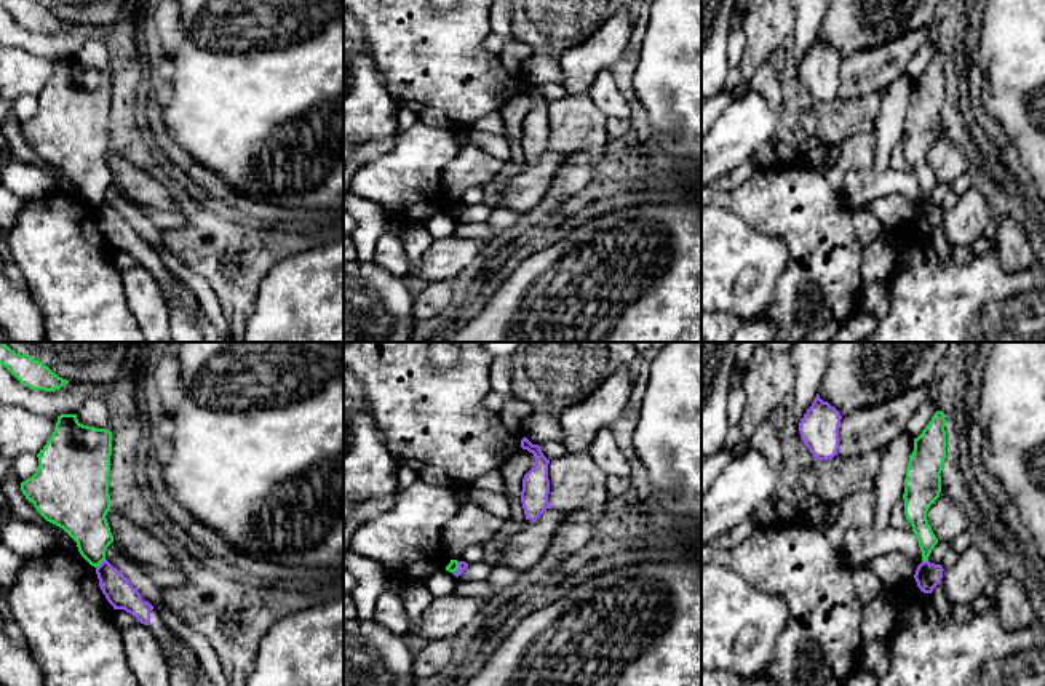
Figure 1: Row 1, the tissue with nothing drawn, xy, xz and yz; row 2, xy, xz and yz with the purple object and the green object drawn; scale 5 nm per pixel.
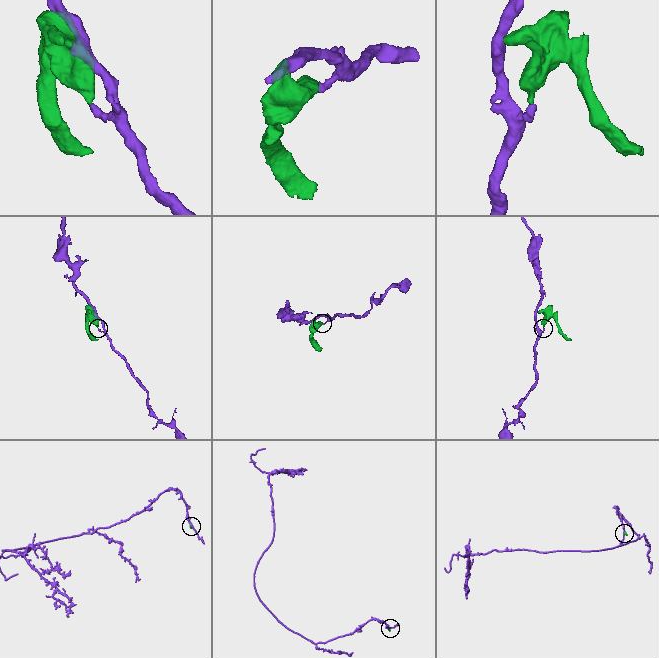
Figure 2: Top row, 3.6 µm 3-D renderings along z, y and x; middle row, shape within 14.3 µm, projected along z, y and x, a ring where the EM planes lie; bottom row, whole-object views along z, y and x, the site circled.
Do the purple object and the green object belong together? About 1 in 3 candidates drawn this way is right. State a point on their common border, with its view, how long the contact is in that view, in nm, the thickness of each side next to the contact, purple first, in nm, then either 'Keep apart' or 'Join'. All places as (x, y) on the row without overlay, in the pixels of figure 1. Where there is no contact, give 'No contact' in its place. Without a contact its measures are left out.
Touches purple at xy (101, 205). Shared border 70 nm. Thickness 150 nm (purple) against 220 nm. Keep apart

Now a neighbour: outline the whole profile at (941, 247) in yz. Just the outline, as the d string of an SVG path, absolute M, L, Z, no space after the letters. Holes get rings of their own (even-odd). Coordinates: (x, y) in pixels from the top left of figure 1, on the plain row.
M938 225L932 233L932 245L943 262L952 259L952 246L946 241L941 225Z

